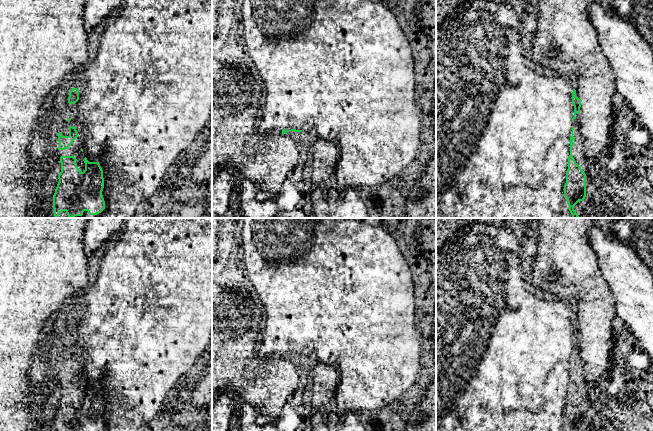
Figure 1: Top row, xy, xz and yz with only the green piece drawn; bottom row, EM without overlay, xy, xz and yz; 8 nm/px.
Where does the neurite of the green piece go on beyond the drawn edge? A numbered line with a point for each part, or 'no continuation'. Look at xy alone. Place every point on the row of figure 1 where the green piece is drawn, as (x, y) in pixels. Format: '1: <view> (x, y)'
1: xy (74, 149)

